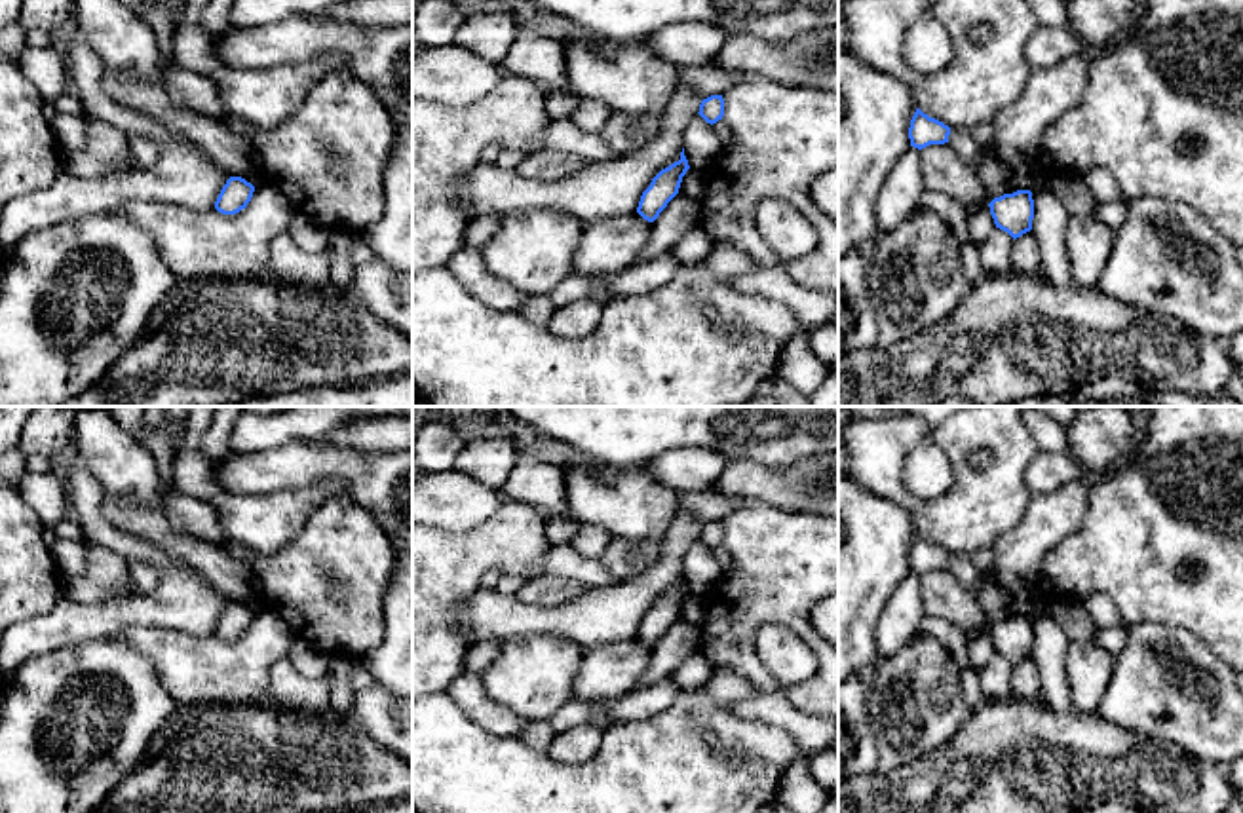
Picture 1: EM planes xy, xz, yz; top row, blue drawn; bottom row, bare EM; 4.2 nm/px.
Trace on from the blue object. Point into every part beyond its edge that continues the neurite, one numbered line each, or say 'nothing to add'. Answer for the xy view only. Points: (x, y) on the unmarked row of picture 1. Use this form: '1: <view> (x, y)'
nothing to add

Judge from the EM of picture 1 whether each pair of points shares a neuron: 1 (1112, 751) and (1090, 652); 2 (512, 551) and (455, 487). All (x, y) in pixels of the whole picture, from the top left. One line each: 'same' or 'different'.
1: different
2: different

